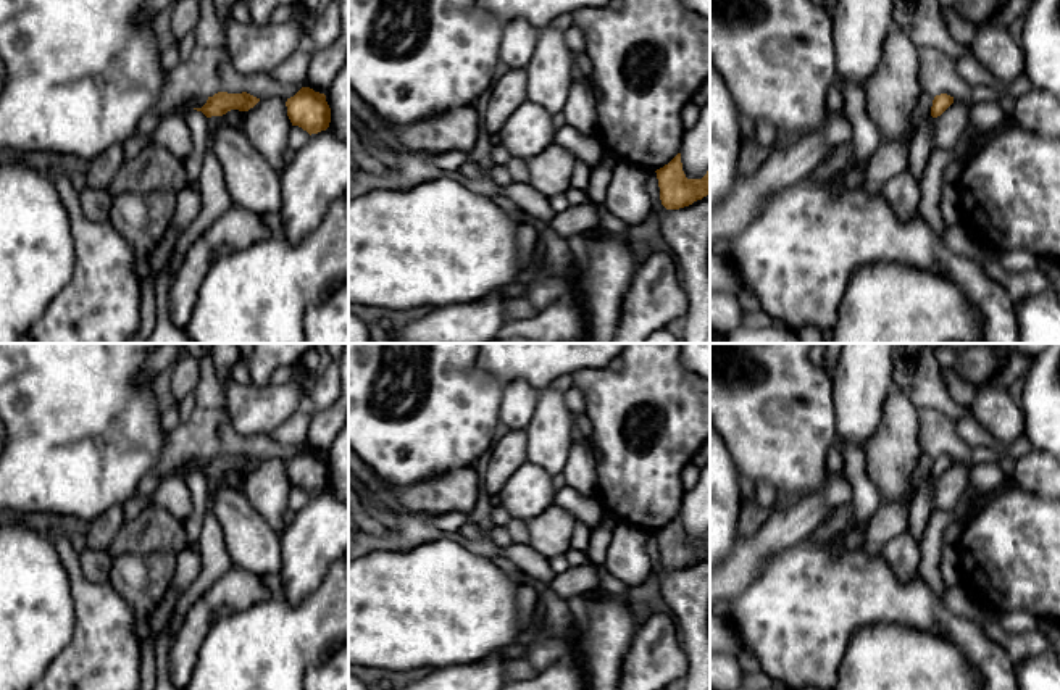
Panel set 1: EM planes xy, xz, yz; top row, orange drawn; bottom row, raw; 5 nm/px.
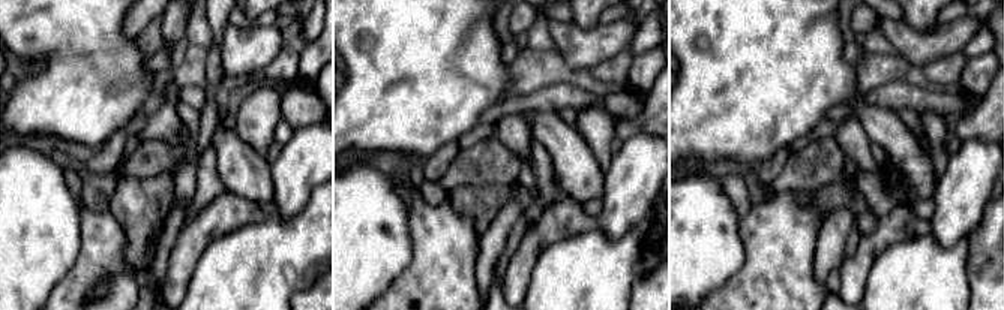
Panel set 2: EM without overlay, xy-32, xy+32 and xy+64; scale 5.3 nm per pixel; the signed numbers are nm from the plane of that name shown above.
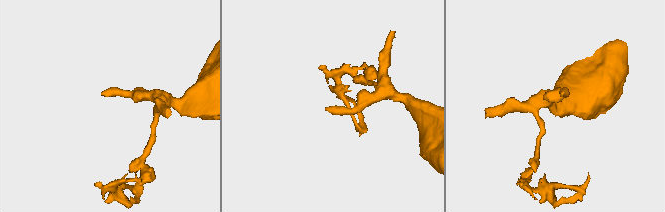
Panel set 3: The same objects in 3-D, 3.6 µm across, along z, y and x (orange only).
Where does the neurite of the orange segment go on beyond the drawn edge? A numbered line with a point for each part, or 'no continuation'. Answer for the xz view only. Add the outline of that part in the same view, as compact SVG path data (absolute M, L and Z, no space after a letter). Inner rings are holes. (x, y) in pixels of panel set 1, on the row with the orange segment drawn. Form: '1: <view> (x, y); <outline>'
no continuation

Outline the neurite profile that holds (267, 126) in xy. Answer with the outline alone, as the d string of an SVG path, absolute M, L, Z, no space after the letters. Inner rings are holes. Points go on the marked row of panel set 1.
M284 97L261 98L245 111L244 134L248 142L263 155L273 169L284 171L284 152L289 148L292 123L287 116Z

